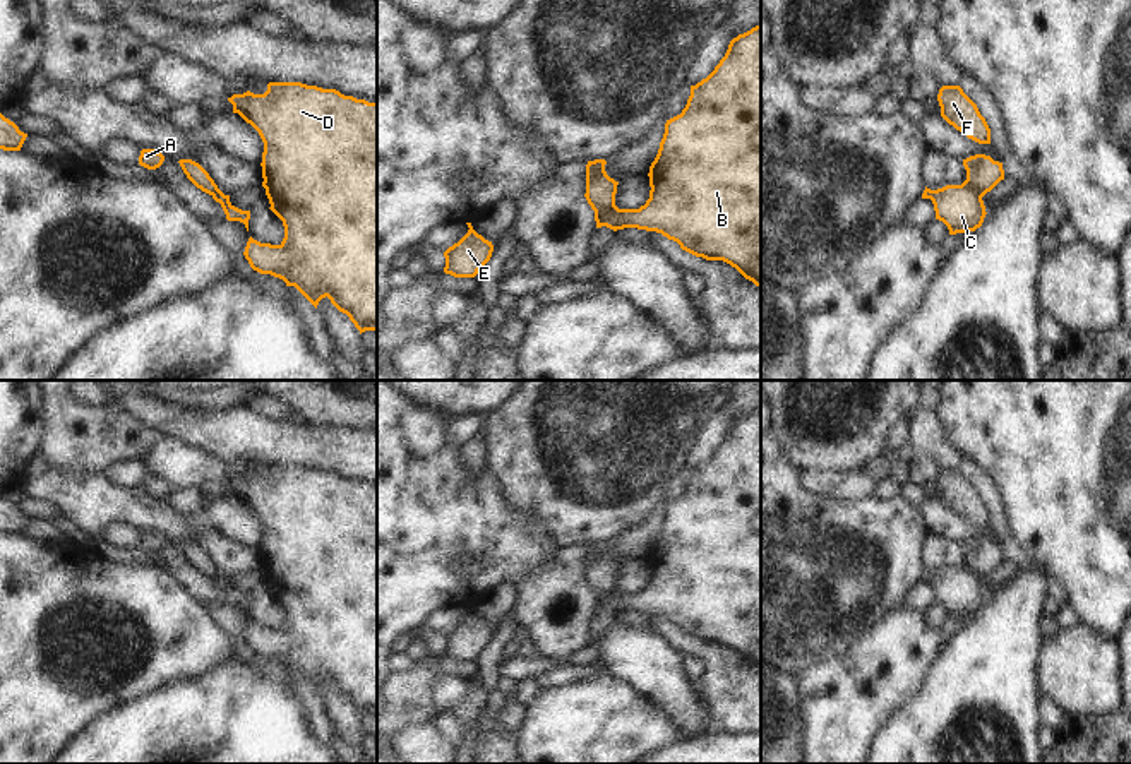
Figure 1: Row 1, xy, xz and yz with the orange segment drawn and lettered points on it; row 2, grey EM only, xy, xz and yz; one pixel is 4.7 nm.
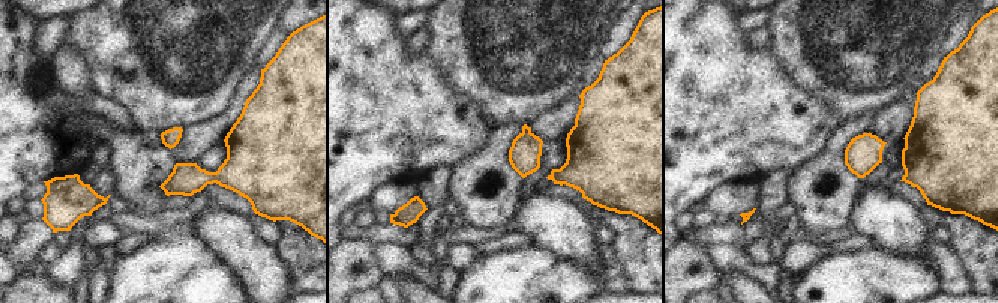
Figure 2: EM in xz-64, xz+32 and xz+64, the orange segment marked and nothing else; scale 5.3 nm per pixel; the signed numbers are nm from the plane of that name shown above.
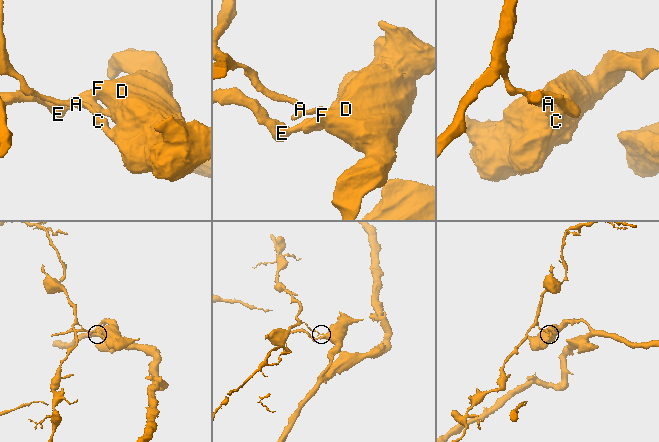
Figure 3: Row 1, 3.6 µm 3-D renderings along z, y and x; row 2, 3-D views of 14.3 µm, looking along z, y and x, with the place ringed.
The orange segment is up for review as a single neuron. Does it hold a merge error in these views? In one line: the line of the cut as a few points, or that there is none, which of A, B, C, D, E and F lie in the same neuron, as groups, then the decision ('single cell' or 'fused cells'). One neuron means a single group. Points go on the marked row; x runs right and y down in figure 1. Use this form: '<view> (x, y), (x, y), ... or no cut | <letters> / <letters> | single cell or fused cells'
xz (604, 167), (586, 182) | A / B C D E F | fused cells

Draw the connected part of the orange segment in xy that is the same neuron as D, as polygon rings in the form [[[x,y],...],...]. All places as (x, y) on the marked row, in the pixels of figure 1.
[[[269,82],[264,94],[247,91],[228,101],[264,142],[262,187],[284,226],[279,245],[248,238],[243,255],[250,267],[295,286],[315,308],[327,296],[360,334],[377,332],[377,103],[302,82]]]

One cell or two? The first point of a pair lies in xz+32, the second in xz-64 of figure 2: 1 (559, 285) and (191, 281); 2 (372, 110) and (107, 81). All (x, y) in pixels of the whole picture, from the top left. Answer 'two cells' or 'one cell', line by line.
1: one cell
2: two cells

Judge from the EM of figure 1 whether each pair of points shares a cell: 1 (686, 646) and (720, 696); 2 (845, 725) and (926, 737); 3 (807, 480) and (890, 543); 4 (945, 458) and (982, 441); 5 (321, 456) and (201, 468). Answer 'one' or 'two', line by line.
1: one
2: two
3: two
4: two
5: two

